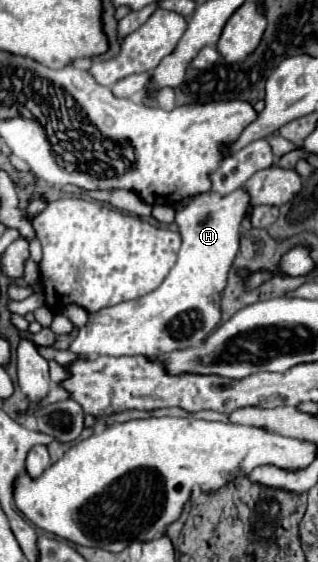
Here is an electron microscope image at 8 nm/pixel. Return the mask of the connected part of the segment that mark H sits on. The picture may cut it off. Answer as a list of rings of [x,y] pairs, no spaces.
[[[237,189],[229,195],[209,191],[193,197],[193,201],[175,217],[183,243],[179,259],[161,287],[145,297],[89,313],[87,325],[79,329],[79,335],[69,349],[77,355],[157,357],[203,343],[221,321],[219,301],[227,287],[229,269],[239,251],[239,229],[249,205],[249,193],[245,189]]]

